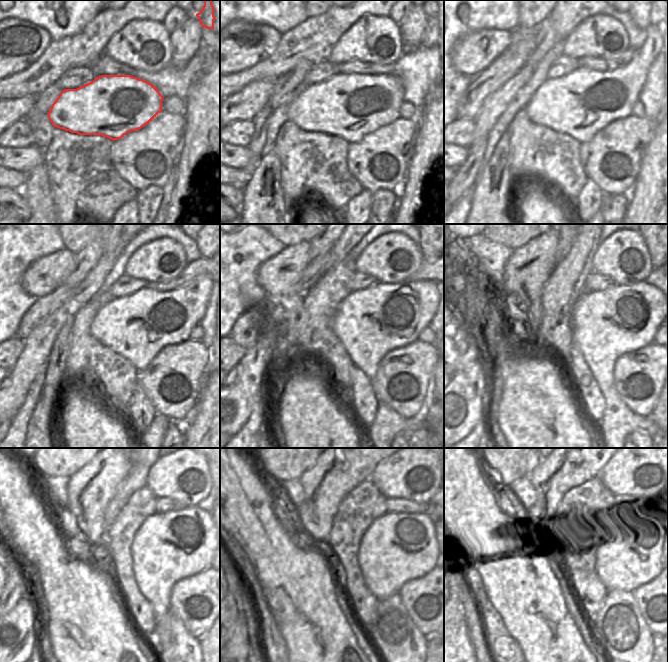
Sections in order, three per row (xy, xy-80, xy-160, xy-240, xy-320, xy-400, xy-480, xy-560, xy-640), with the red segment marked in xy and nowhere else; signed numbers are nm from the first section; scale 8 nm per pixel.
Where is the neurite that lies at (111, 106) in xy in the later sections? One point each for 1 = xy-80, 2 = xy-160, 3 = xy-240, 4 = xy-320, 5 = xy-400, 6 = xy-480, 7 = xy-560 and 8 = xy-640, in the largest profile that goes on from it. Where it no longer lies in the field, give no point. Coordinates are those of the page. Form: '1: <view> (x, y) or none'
1: xy-80 (351, 106)
2: xy-160 (579, 104)
3: xy-240 (137, 326)
4: xy-320 (370, 322)
5: xy-400 (606, 324)
6: xy-480 (170, 546)
7: xy-560 (397, 547)
8: xy-640 (625, 555)

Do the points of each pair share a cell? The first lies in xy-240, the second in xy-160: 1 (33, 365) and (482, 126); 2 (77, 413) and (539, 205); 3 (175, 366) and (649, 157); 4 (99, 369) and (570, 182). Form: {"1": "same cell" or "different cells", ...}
{"1": "same cell", "2": "same cell", "3": "different cells", "4": "same cell"}

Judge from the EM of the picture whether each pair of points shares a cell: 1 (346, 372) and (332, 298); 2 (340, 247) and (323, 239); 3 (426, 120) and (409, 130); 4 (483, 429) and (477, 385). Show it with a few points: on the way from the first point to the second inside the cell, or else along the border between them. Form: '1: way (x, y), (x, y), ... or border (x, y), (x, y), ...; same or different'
1: way (328, 354), (324, 350), (324, 316); same
2: border (339, 237), (330, 249); different
3: border (416, 119), (417, 133), (412, 148); different
4: border (487, 404), (481, 408), (480, 419), (471, 432); different

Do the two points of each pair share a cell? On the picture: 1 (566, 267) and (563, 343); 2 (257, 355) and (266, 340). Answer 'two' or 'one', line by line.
1: one
2: one

